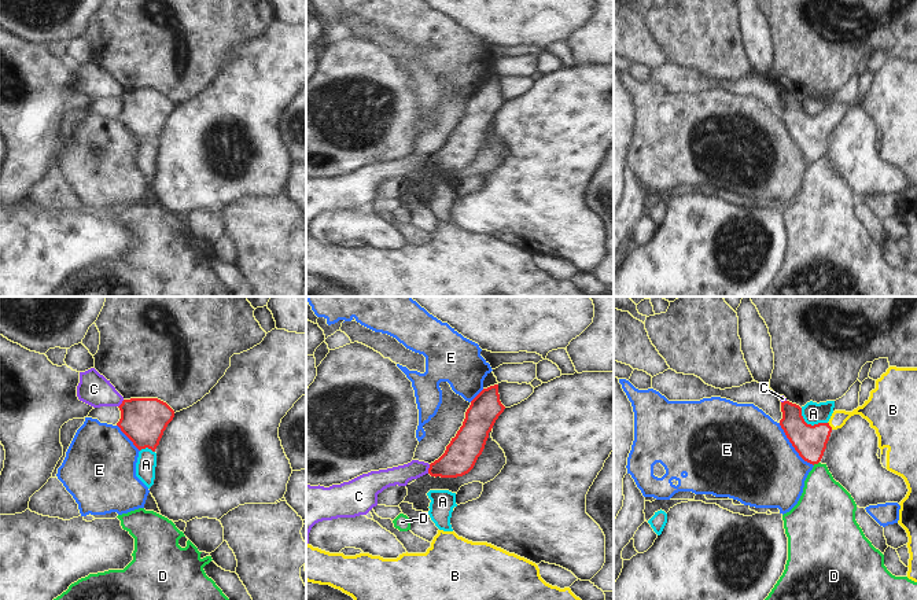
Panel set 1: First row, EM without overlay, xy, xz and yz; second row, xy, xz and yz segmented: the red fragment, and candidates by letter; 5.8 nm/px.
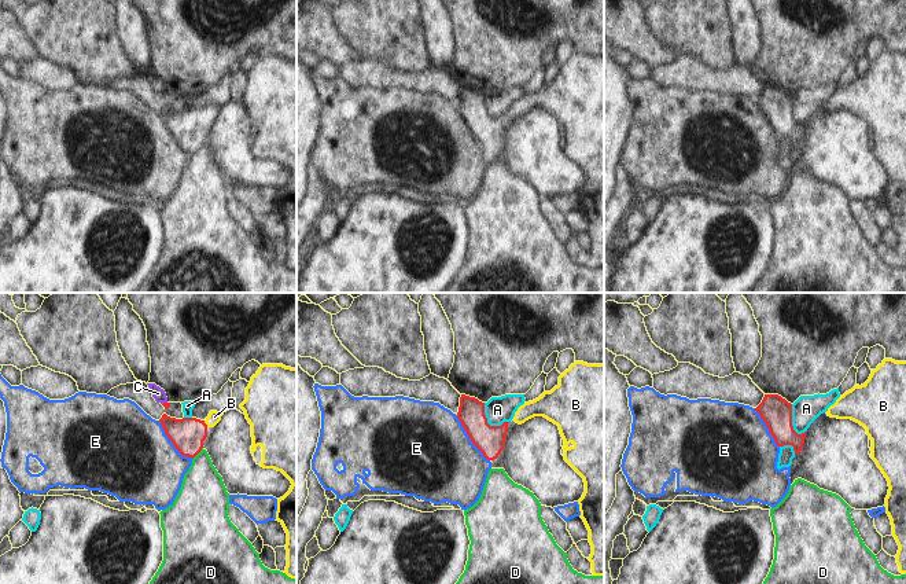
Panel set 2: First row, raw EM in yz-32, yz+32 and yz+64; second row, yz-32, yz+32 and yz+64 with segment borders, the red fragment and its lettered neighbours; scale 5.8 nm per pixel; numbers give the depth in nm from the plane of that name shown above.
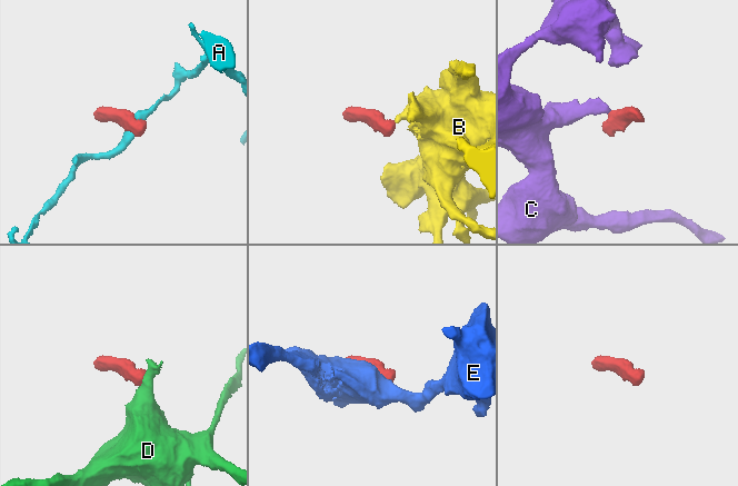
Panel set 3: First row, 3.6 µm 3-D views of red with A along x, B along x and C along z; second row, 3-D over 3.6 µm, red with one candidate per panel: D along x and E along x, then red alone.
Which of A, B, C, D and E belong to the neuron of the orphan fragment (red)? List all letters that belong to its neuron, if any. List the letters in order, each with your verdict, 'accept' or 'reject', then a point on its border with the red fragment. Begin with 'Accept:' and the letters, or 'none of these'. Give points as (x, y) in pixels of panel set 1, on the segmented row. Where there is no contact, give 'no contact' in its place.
Accept: B
A: reject; contact yz (810, 424)
B: accept; contact yz (829, 426)
C: reject; contact xz (428, 468)
D: reject; contact yz (816, 463)
E: reject; contact yz (792, 445)

